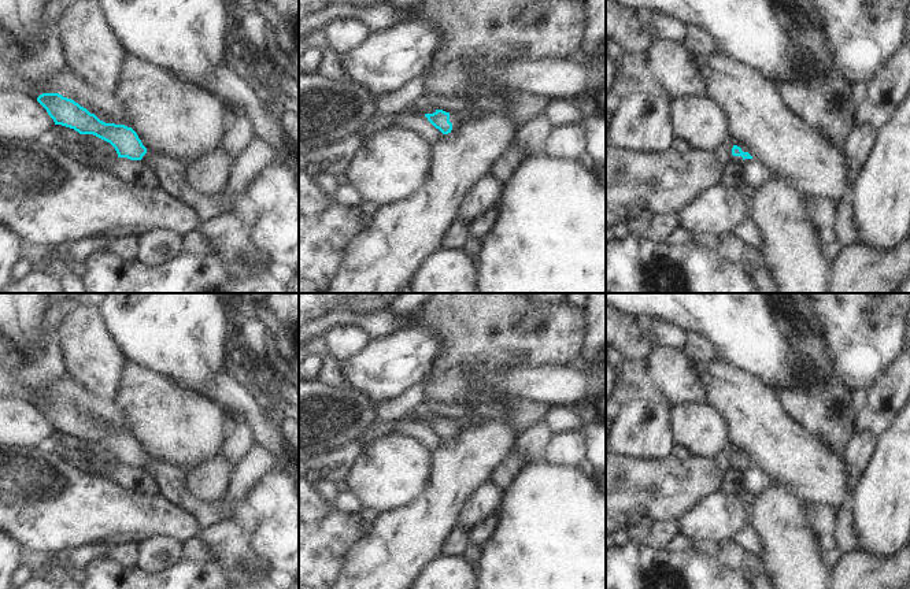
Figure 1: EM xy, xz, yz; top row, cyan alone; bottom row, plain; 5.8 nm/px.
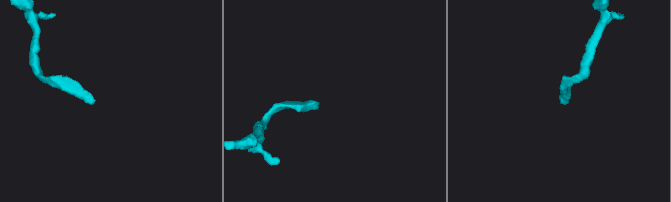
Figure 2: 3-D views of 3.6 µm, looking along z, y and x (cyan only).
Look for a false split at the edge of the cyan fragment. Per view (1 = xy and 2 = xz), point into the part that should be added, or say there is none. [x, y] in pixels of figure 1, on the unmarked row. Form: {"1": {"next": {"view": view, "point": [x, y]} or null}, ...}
{"1": {"next": {"view": "xy", "point": [267, 514]}}, "2": {"next": {"view": "xz", "point": [463, 422]}}}

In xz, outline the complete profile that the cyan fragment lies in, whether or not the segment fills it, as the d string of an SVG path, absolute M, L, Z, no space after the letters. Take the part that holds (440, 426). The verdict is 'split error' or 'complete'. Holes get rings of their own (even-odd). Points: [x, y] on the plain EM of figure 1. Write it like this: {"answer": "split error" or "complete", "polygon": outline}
{"answer": "split error", "polygon": "M436 416L433 421L425 421L428 427L439 436L443 441L448 441L452 437L454 430L469 427L476 423L478 416L463 416L459 419L445 419L443 416Z"}

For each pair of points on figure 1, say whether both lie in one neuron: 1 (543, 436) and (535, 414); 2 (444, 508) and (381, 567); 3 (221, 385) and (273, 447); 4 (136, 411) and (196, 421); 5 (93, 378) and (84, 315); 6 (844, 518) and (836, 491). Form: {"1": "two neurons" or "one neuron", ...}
{"1": "two neurons", "2": "one neuron", "3": "one neuron", "4": "one neuron", "5": "one neuron", "6": "two neurons"}

